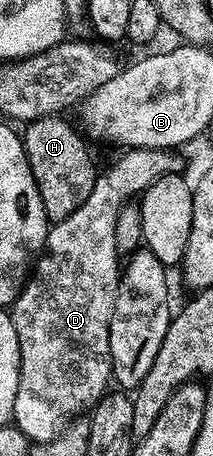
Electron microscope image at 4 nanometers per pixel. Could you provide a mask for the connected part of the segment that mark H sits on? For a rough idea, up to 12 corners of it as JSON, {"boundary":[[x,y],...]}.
{"boundary":[[56,115],[21,133],[45,215],[69,219],[97,176],[84,134]]}

